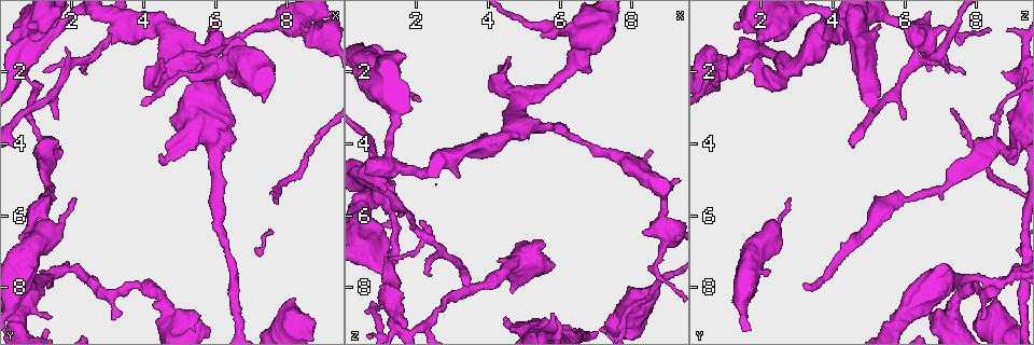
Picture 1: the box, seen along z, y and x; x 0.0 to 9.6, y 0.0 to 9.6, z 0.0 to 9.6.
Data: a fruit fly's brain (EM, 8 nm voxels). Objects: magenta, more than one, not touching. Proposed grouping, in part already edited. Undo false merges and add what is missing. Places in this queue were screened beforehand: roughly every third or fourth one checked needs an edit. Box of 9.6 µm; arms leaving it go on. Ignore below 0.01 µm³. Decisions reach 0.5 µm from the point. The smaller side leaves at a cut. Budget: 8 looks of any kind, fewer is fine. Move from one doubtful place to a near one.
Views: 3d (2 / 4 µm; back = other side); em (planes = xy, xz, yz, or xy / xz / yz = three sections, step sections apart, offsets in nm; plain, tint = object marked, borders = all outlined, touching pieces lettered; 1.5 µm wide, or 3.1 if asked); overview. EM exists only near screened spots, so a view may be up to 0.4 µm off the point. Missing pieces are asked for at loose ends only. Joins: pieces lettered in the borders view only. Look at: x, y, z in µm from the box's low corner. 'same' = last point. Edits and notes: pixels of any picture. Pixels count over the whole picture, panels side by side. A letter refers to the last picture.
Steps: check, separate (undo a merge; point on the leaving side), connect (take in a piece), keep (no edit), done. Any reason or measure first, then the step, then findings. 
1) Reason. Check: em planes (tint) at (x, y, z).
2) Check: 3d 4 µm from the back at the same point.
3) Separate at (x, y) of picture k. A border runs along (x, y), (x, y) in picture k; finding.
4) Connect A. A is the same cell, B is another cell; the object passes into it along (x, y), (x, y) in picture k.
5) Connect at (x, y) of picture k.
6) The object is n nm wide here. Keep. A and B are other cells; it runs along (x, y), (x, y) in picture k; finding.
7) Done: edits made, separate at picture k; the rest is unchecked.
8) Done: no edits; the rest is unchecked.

Check: em planes (borders) at (3.85, 1.15, 3.80).

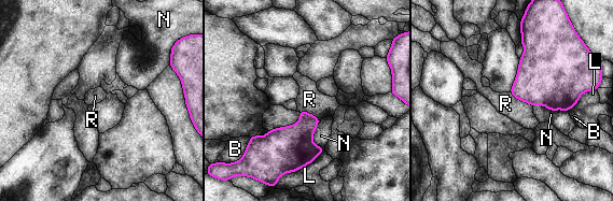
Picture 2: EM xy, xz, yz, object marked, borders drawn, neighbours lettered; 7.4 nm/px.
Keep. B, L, N and R are other cells; a border runs along (510, 91), (519, 100), (532, 105) in picture 2; none of them fits.

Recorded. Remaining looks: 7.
Branch stops here. Check: em planes (borders) at (6.45, 1.25, 0.65).

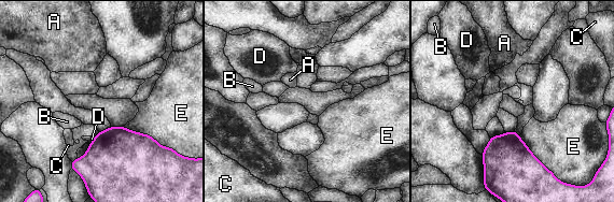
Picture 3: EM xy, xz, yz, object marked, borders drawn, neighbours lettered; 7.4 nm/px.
The longest contact is with E, 380 nm. Keep. A, B, C, D and E are other cells; no lettered piece goes on from it.

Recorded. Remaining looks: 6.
Tapers out. Check: em planes (borders) at (1.60, 3.30, 5.95).

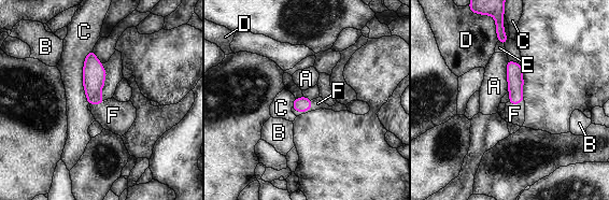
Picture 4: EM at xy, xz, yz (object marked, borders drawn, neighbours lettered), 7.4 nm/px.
Connect F. F is the same cell, A, B, C, D and E are other cells; the object passes into it along (301, 104), (303, 111), (317, 103) in picture 4; it goes on there.

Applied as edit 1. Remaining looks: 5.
Done: edits made, connect at picture 4; the rest is unchecked.

